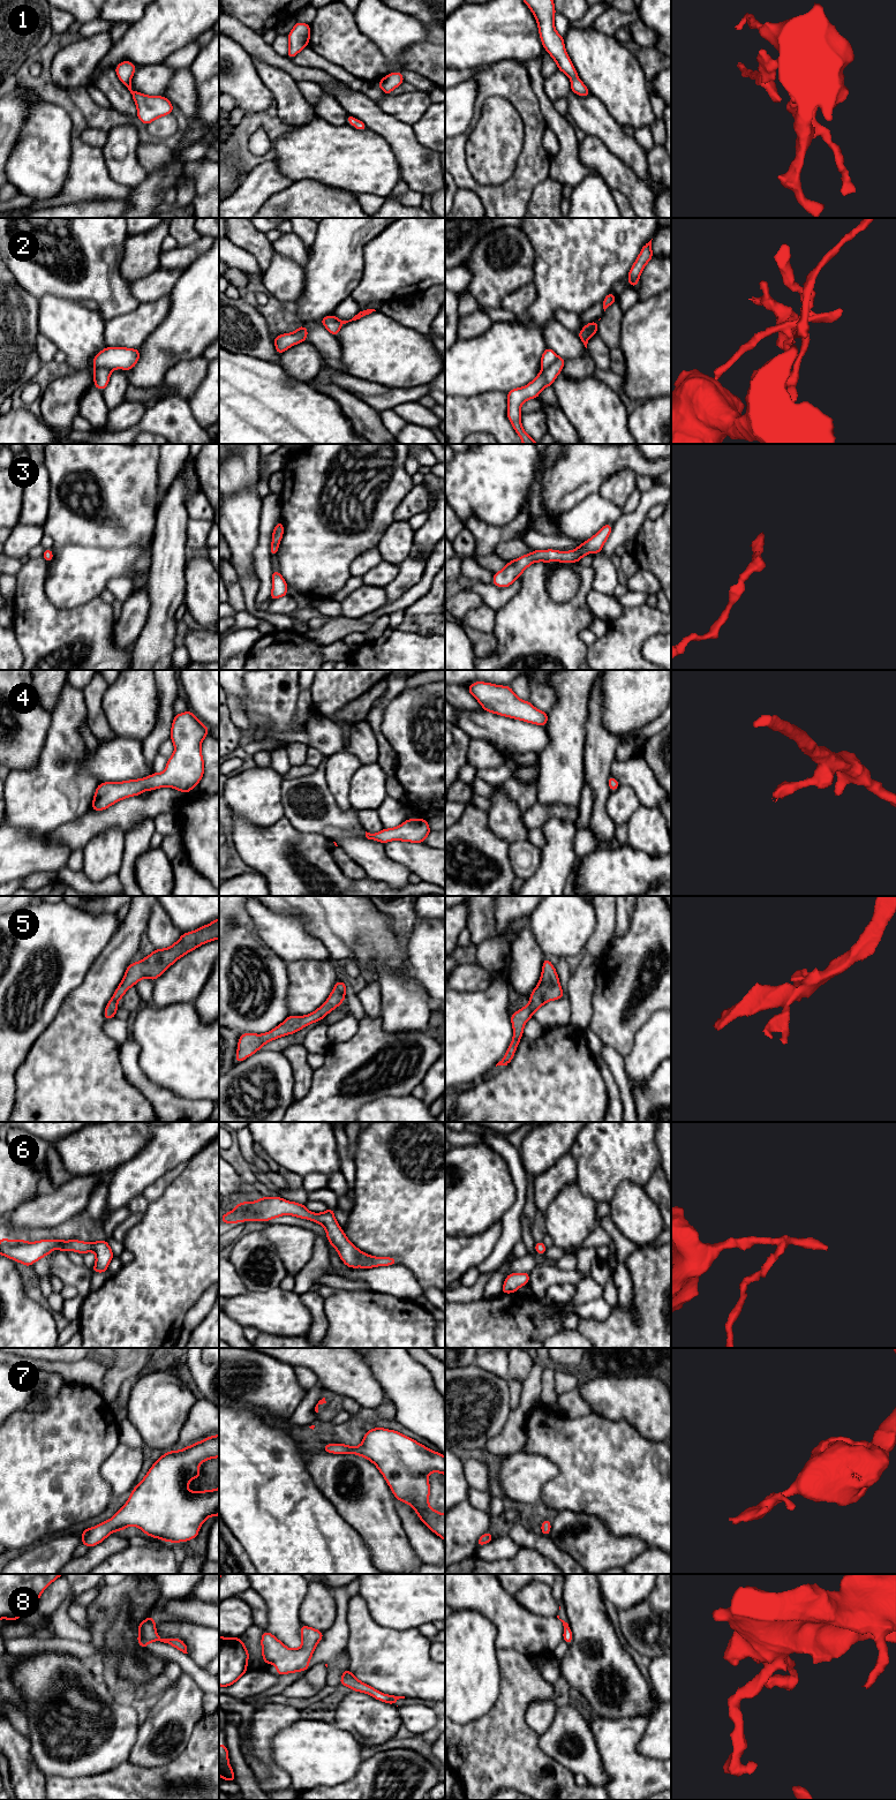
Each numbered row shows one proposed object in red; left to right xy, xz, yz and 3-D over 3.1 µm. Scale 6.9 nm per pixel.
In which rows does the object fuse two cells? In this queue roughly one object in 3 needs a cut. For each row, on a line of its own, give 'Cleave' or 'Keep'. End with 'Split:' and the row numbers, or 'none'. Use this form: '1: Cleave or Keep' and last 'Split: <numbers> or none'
1: Keep
2: Cleave
3: Keep
4: Keep
5: Keep
6: Keep
7: Keep
8: Keep
Split: 2

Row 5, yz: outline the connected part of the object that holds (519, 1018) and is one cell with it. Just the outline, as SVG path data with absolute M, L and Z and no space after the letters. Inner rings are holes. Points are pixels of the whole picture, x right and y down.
M544 957L540 981L530 993L530 1002L510 1016L513 1026L513 1039L507 1048L505 1056L496 1064L507 1065L517 1050L524 1033L524 1026L533 1014L537 1011L544 1003L563 997L565 994L560 987L558 974L552 963Z

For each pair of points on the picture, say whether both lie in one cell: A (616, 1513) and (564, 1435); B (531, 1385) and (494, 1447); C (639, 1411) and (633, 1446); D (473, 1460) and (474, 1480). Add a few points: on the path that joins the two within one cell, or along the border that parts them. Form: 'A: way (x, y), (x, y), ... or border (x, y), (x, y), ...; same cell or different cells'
A: way (616, 1493), (616, 1486), (584, 1454); same cell
B: way (527, 1400), (509, 1432); same cell
C: border (610, 1420), (625, 1420), (644, 1437), (659, 1441); different cells
D: way (473, 1465), (474, 1475); same cell

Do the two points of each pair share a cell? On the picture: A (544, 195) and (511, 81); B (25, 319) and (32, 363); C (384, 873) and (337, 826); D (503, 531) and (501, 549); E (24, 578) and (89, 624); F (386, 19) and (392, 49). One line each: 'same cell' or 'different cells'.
A: different cells
B: same cell
C: same cell
D: different cells
E: same cell
F: same cell

